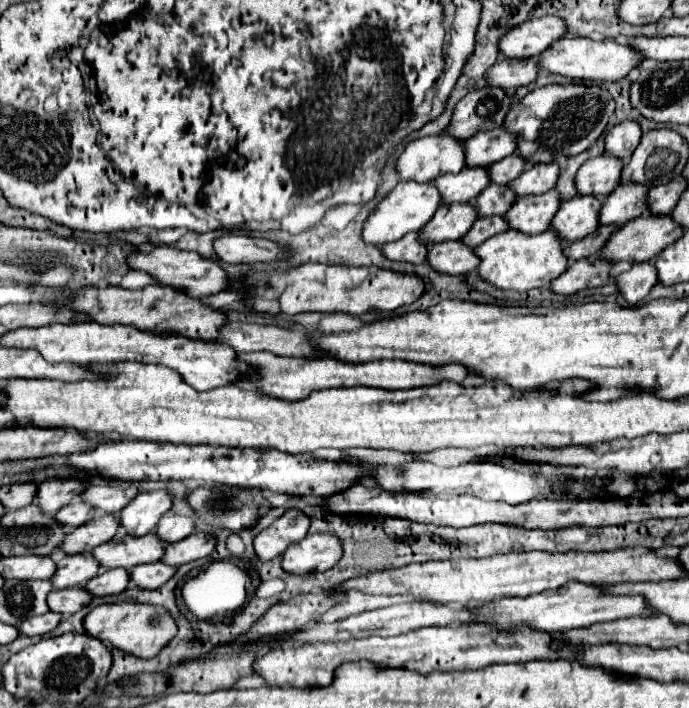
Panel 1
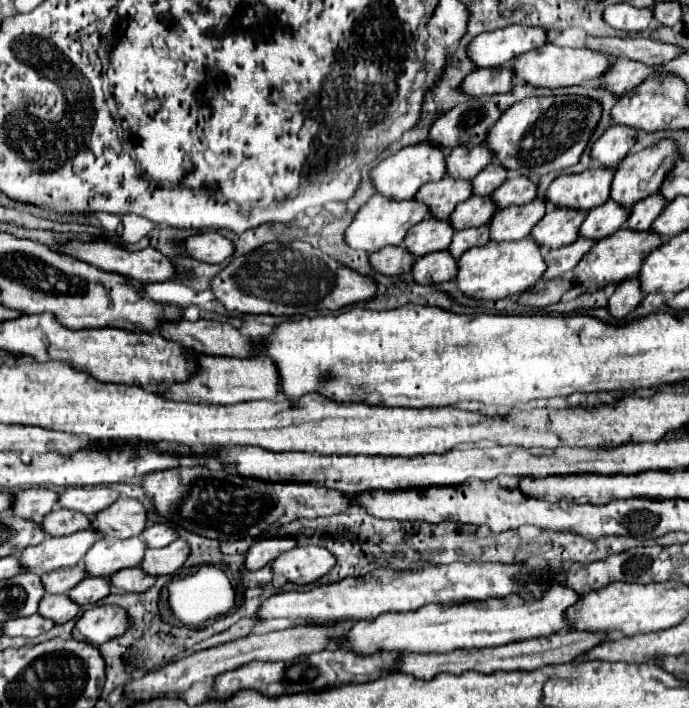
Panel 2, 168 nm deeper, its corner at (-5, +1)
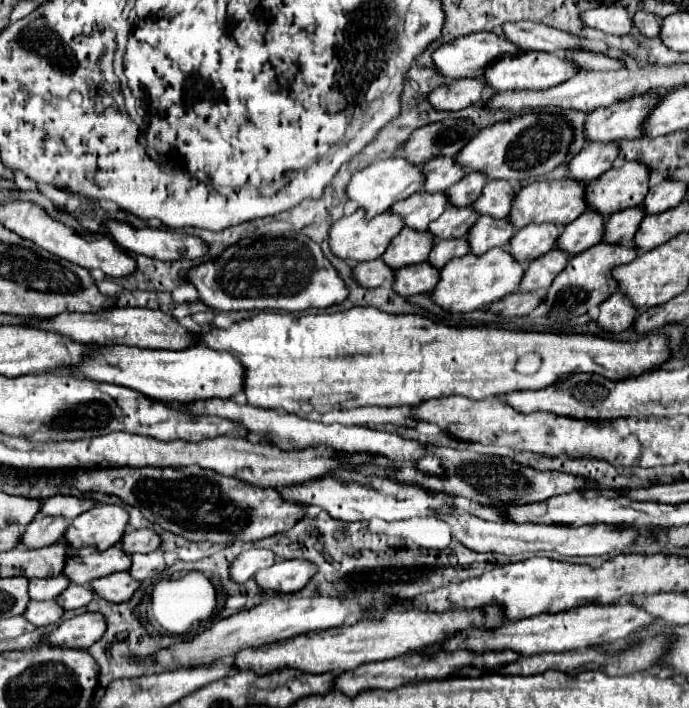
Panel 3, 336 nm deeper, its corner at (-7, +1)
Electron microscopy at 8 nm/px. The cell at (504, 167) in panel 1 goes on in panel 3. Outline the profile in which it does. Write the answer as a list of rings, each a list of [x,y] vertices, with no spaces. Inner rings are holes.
[[[468,171],[460,183],[448,189],[448,193],[452,193],[452,205],[470,207],[480,197],[480,191],[486,183],[488,175],[484,175],[482,171]]]

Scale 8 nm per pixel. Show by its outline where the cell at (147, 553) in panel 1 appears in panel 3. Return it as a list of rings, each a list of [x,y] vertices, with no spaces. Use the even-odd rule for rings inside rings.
[[[118,545],[106,551],[96,551],[96,547],[82,547],[72,549],[68,553],[64,575],[68,575],[72,583],[88,585],[94,579],[106,577],[116,571],[128,571],[130,567],[132,567],[132,555],[120,549]]]

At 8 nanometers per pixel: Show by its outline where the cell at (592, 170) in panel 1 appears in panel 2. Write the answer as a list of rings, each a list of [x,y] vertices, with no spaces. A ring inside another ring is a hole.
[[[588,167],[576,175],[558,175],[546,195],[544,201],[554,207],[590,211],[610,199],[610,179],[614,169]]]

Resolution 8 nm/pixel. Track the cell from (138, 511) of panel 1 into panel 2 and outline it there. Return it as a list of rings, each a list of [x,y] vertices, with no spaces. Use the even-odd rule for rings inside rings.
[[[122,497],[106,511],[98,511],[94,515],[94,521],[90,525],[96,533],[102,537],[116,537],[116,539],[128,539],[134,535],[140,535],[146,527],[146,509],[140,501]]]

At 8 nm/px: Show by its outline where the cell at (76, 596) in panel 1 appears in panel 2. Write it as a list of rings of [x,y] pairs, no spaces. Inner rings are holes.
[[[46,593],[42,597],[42,603],[38,607],[38,613],[46,619],[52,619],[54,623],[66,623],[70,619],[76,617],[78,613],[78,605],[74,601],[68,599],[68,595],[52,595],[52,593]]]

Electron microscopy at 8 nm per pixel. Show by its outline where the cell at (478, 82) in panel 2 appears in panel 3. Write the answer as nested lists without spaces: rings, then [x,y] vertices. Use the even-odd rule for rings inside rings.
[[[464,77],[464,79],[450,79],[442,87],[436,87],[430,95],[430,103],[436,109],[444,111],[458,111],[482,99],[482,91],[486,89],[484,77]]]

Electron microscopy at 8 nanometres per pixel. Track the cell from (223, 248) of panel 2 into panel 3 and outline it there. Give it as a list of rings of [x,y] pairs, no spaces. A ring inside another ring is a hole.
[[[106,223],[114,241],[130,253],[154,257],[160,261],[202,259],[210,247],[196,235],[170,231],[170,229],[134,229],[128,223]]]

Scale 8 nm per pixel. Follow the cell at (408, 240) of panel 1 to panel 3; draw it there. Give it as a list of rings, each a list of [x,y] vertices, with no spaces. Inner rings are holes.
[[[376,259],[368,263],[356,263],[354,277],[362,287],[388,287],[394,283],[396,271],[382,259]]]

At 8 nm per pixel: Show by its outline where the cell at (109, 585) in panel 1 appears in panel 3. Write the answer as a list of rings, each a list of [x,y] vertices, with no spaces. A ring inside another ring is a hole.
[[[72,583],[56,601],[64,609],[78,609],[78,607],[88,605],[92,601],[92,597],[94,597],[94,591],[88,585],[76,585],[76,583]]]

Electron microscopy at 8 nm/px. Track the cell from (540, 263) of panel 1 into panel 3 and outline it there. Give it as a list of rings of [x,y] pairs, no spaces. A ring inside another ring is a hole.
[[[496,247],[482,255],[468,253],[464,257],[456,257],[450,263],[440,269],[440,283],[432,291],[432,299],[444,309],[444,311],[474,311],[484,309],[492,305],[494,301],[520,291],[520,283],[526,271],[526,263],[520,263],[514,259],[514,255],[504,249]]]

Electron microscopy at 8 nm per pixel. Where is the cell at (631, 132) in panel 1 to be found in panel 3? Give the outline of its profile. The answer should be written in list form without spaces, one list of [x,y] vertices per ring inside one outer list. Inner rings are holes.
[[[618,141],[612,143],[588,143],[568,165],[568,177],[578,181],[598,179],[604,171],[612,167],[616,157],[620,155]]]

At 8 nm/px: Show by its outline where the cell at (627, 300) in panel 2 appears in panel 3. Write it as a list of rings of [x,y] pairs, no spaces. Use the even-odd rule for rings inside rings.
[[[616,291],[600,305],[600,315],[596,323],[608,333],[620,333],[628,329],[634,323],[634,319],[636,307],[632,307],[632,303],[628,303],[628,299],[624,299],[624,295]]]

